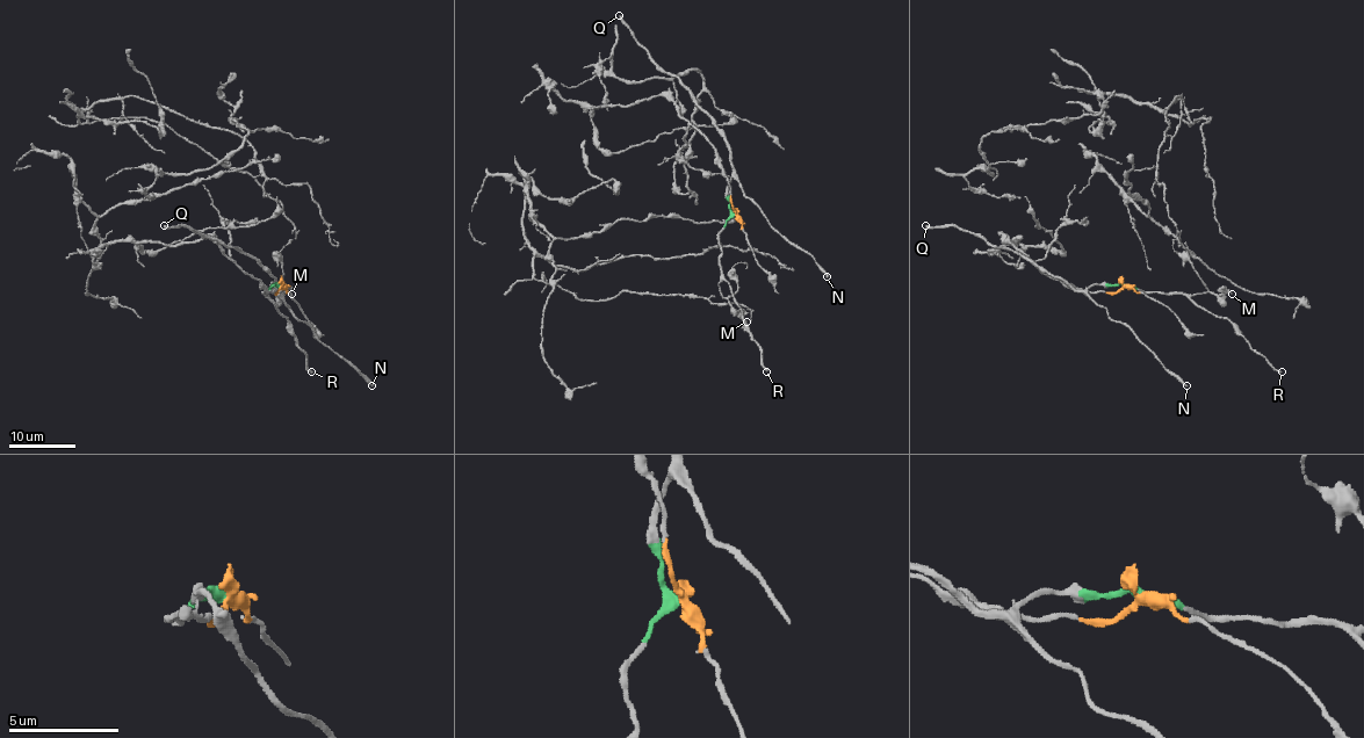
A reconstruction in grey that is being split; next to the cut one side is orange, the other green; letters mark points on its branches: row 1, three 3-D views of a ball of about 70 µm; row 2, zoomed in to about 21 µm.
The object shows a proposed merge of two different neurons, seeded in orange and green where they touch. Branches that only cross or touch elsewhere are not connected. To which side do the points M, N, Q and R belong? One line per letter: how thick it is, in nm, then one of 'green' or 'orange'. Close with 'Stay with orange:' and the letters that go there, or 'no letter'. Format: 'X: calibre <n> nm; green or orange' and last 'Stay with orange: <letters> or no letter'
M: calibre 150 nm; green
N: calibre 240 nm; green
Q: calibre 280 nm; green
R: calibre 240 nm; green
Stay with orange: no letter

